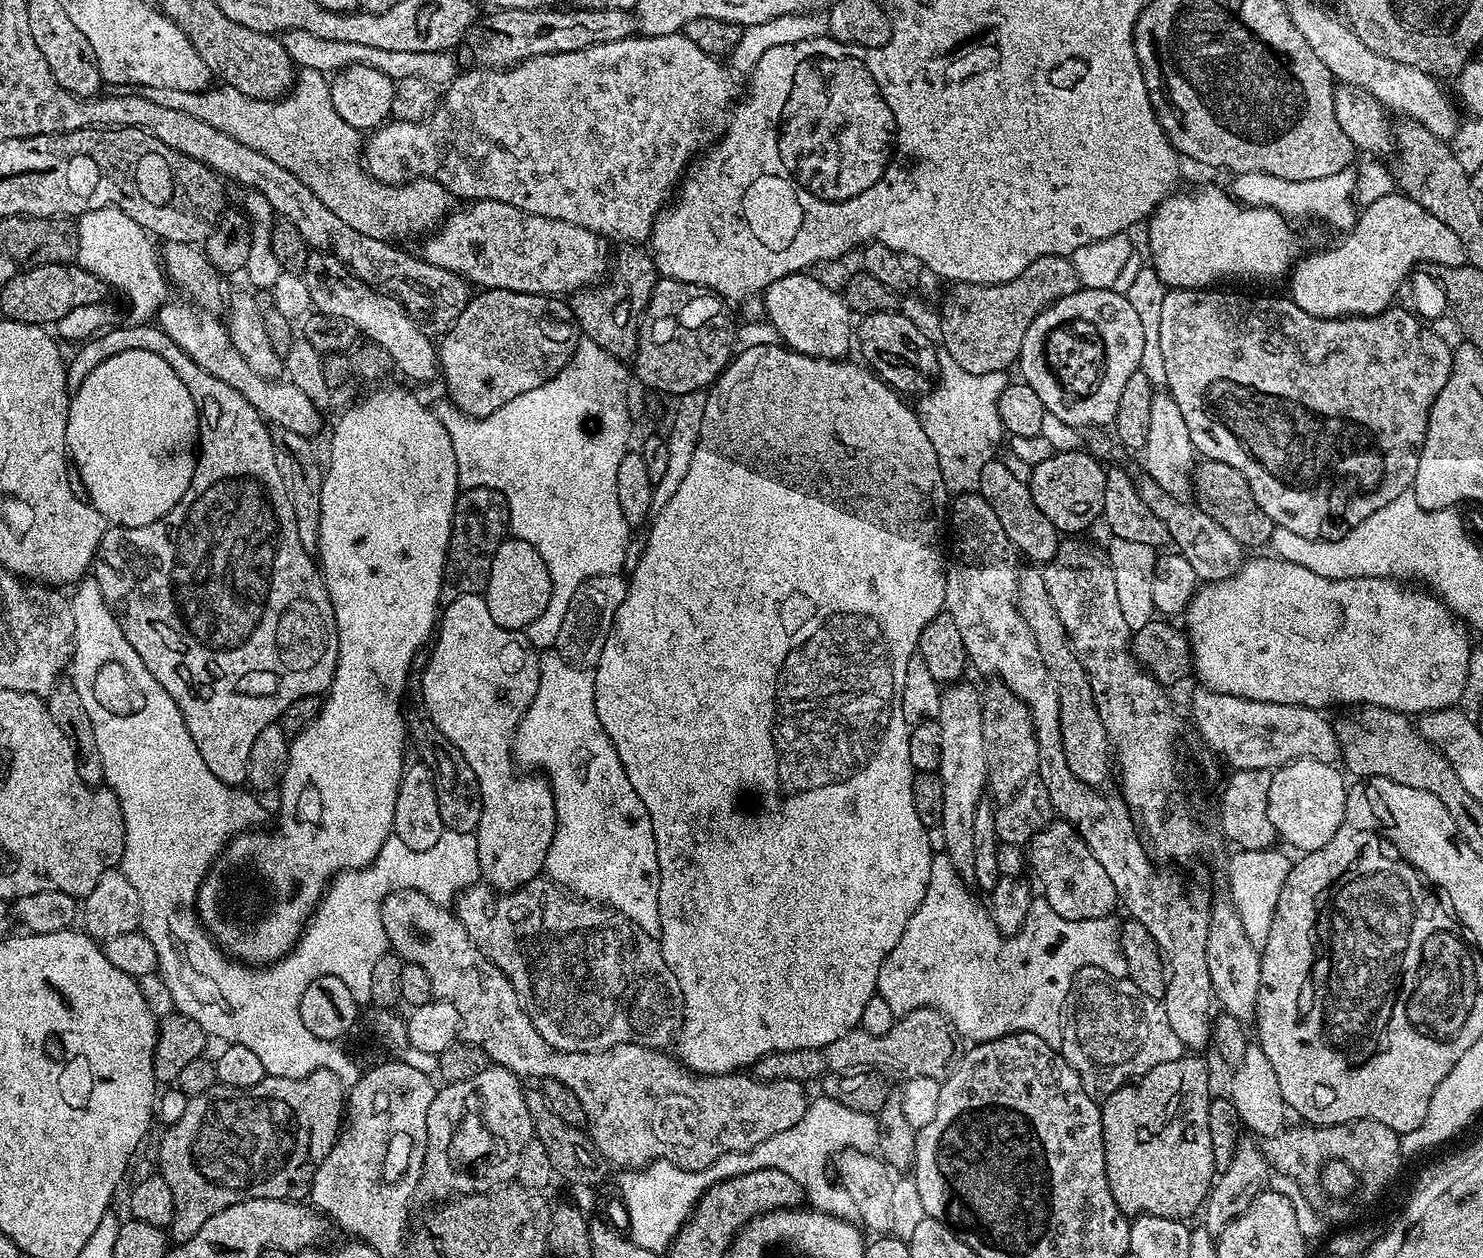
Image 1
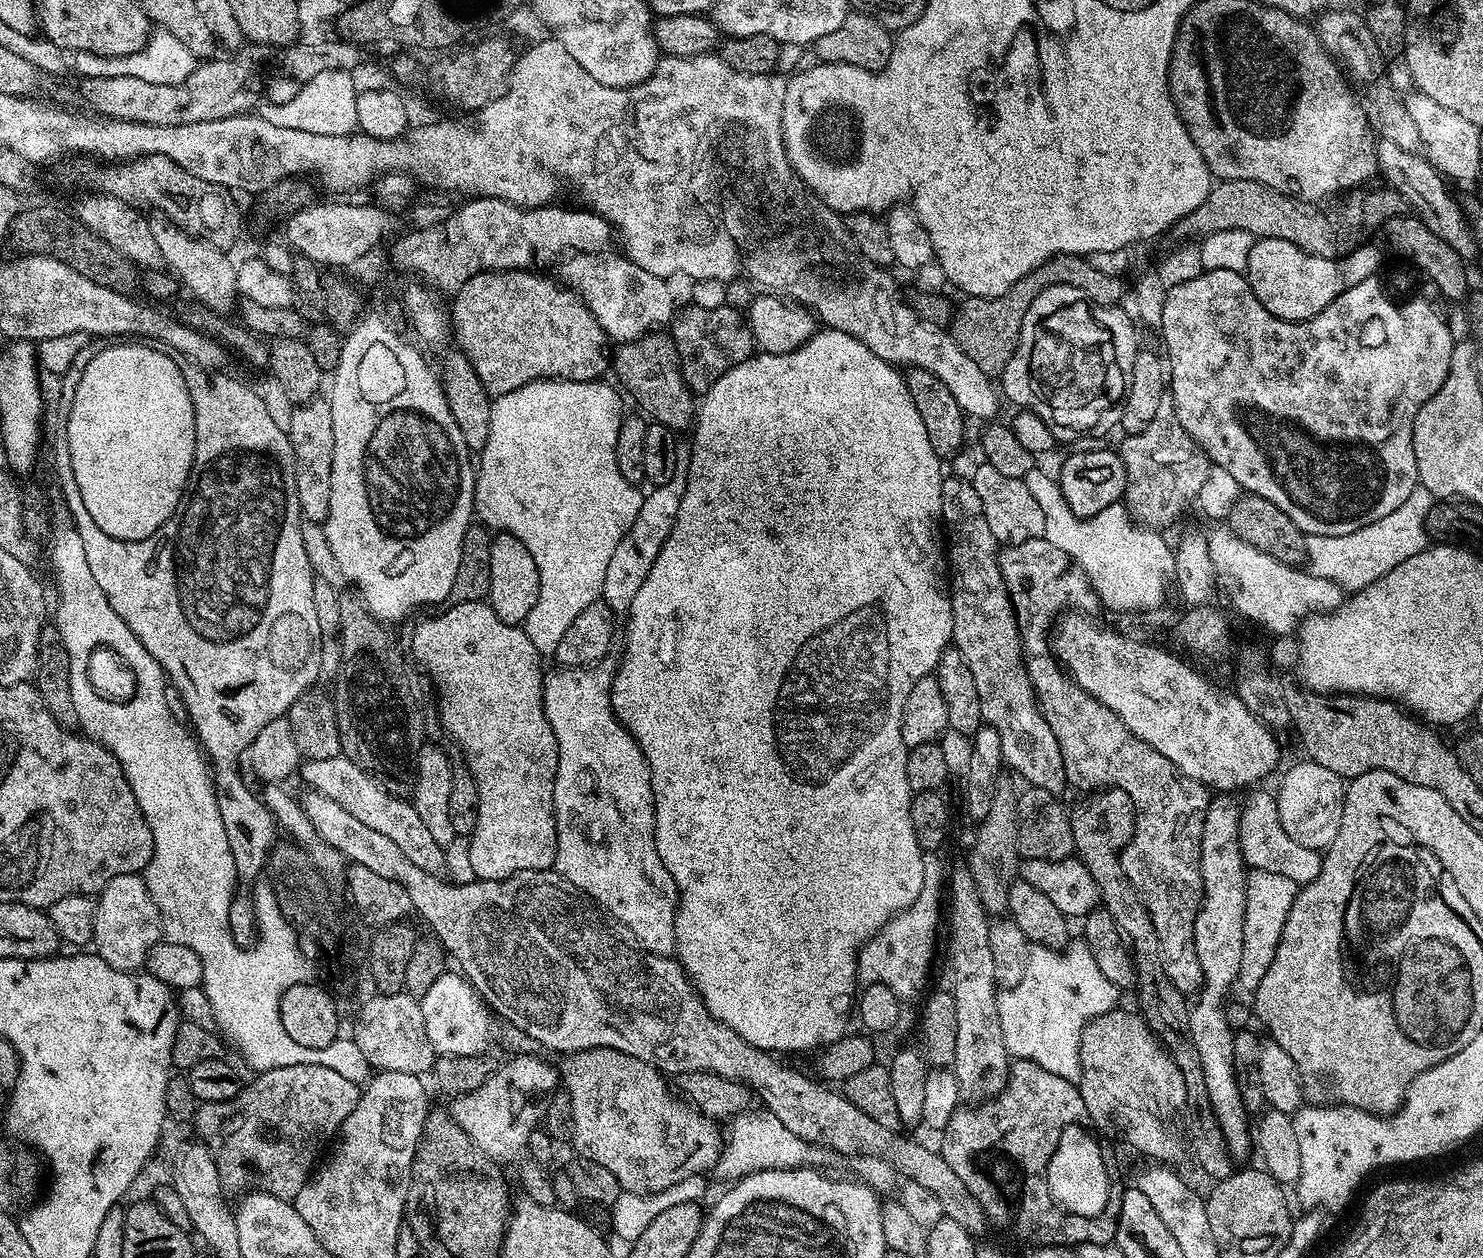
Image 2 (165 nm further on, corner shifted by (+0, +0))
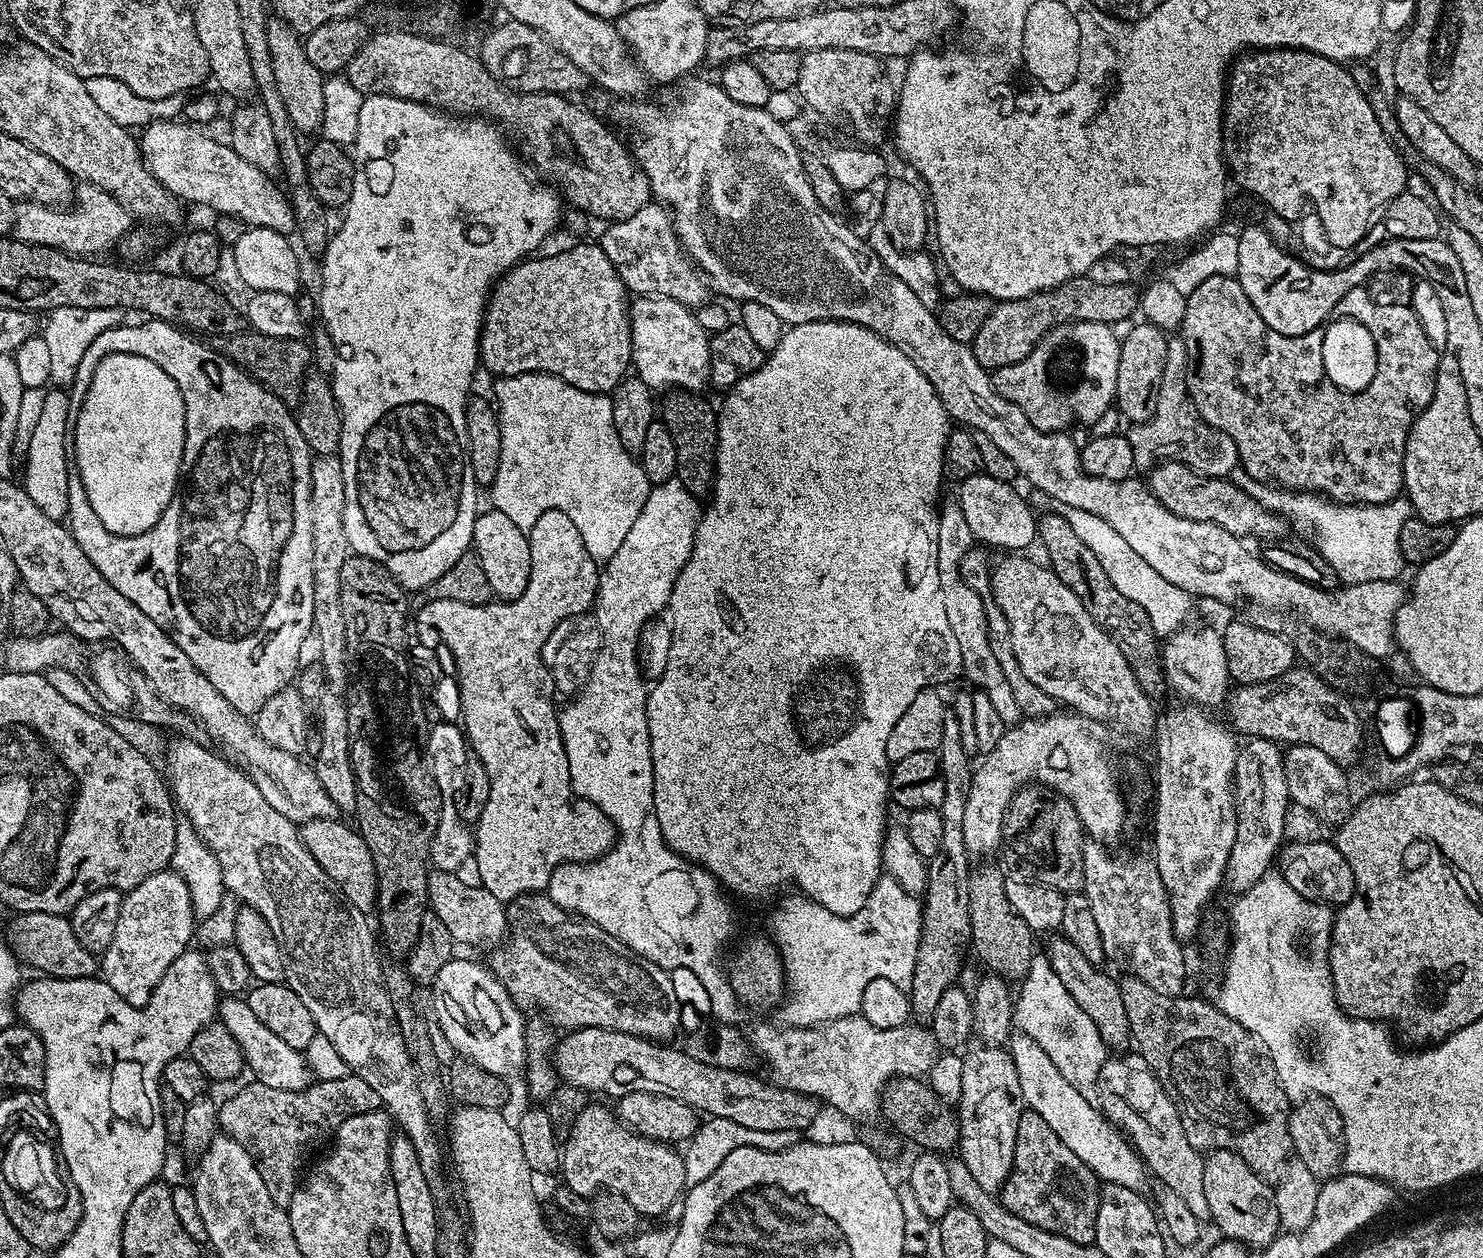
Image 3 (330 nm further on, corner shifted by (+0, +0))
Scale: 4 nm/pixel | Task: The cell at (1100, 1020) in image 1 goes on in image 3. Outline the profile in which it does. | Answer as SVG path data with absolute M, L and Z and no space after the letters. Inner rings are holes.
M1124 1054L1113 1055L1116 1056L1113 1060L1112 1057L1105 1059L1100 1071L1100 1077L1096 1083L1096 1100L1100 1112L1130 1139L1132 1146L1143 1159L1147 1171L1152 1176L1156 1175L1168 1187L1166 1189L1171 1195L1182 1198L1190 1214L1194 1214L1200 1222L1207 1221L1210 1217L1210 1206L1206 1206L1206 1186L1202 1186L1204 1156L1186 1142L1186 1134L1182 1130L1176 1101L1165 1092L1163 1084L1156 1079L1156 1075L1148 1069L1146 1062L1139 1054L1120 1055Z

